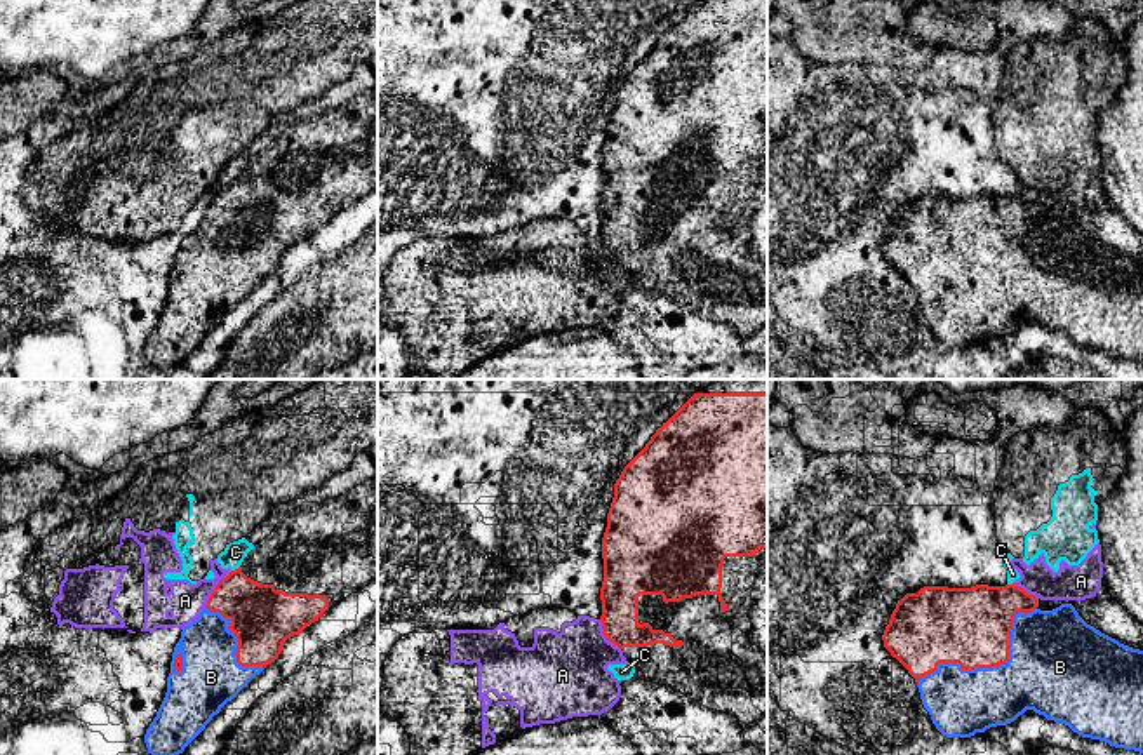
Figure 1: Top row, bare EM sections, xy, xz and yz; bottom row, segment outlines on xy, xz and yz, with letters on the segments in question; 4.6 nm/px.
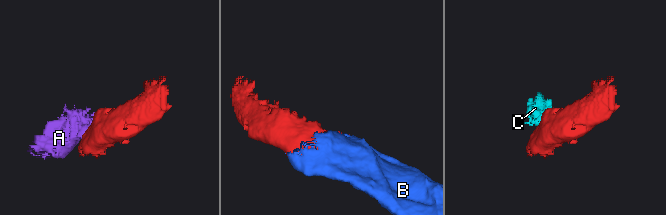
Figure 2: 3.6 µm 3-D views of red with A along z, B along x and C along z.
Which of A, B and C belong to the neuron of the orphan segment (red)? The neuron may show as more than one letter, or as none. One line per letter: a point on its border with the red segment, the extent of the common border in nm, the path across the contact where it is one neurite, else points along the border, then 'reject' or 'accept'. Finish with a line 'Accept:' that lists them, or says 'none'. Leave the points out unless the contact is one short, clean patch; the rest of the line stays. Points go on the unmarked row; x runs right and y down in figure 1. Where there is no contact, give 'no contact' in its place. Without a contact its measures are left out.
A: xy (216, 197) | 200 nm | along xy (232, 181), (216, 195), (206, 214) | reject
B: yz (992, 275) | 650 nm | accept
C: xy (235, 180) | 50 nm | along xy (239, 176), (232, 181) | reject
Accept: B

